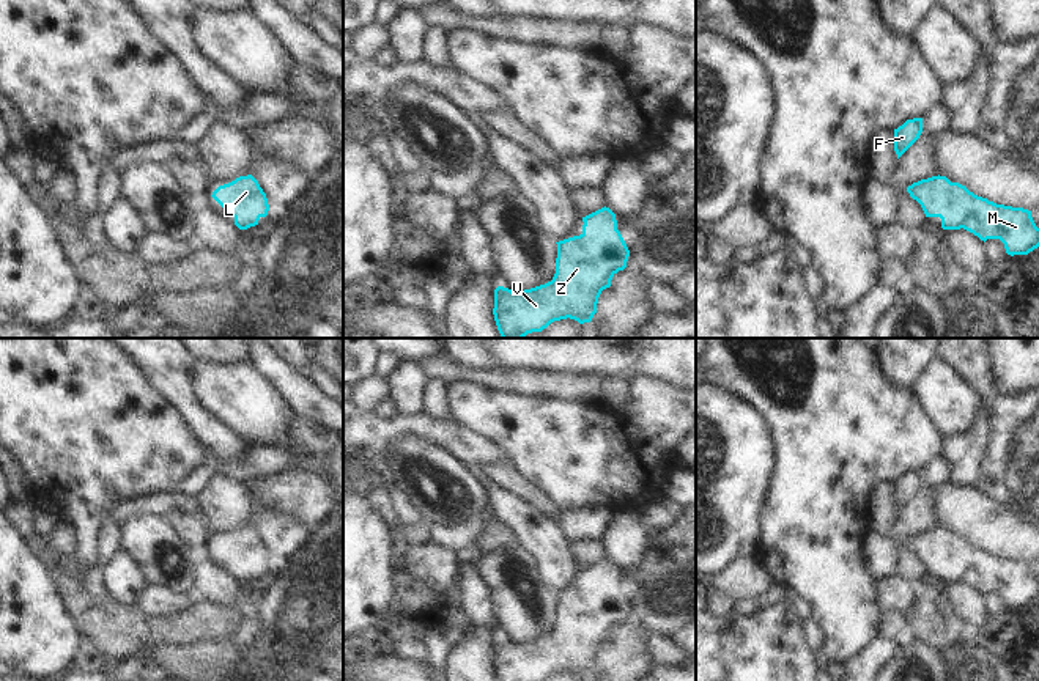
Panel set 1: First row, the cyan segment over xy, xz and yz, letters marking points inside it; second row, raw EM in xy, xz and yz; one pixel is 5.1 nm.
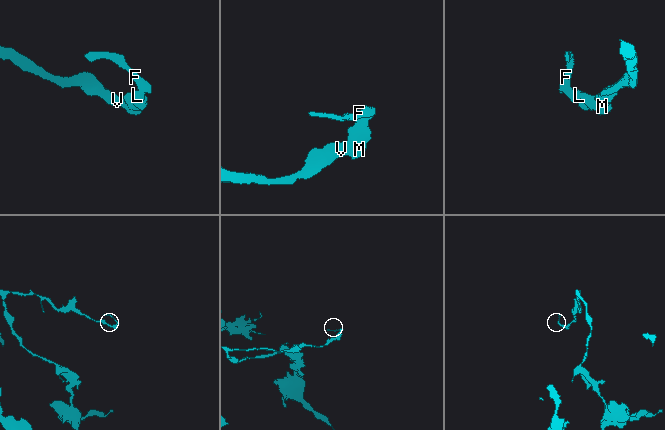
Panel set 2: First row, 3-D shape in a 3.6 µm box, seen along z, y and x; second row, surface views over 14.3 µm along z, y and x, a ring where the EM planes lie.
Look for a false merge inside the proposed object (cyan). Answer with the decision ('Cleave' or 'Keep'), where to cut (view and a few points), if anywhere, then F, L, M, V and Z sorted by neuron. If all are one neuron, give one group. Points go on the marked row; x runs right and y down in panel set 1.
Keep. No split. Groups: F L M V Z

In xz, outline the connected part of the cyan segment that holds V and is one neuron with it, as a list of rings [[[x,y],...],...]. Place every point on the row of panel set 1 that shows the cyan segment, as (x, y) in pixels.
[[[609,208],[582,217],[582,222],[579,236],[556,242],[551,282],[524,291],[494,289],[493,315],[502,338],[524,338],[567,318],[579,324],[592,321],[601,291],[627,267],[630,250]]]

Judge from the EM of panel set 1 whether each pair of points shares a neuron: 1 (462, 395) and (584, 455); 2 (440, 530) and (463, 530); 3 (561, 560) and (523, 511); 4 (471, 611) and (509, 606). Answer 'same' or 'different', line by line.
1: same
2: same
3: same
4: different

